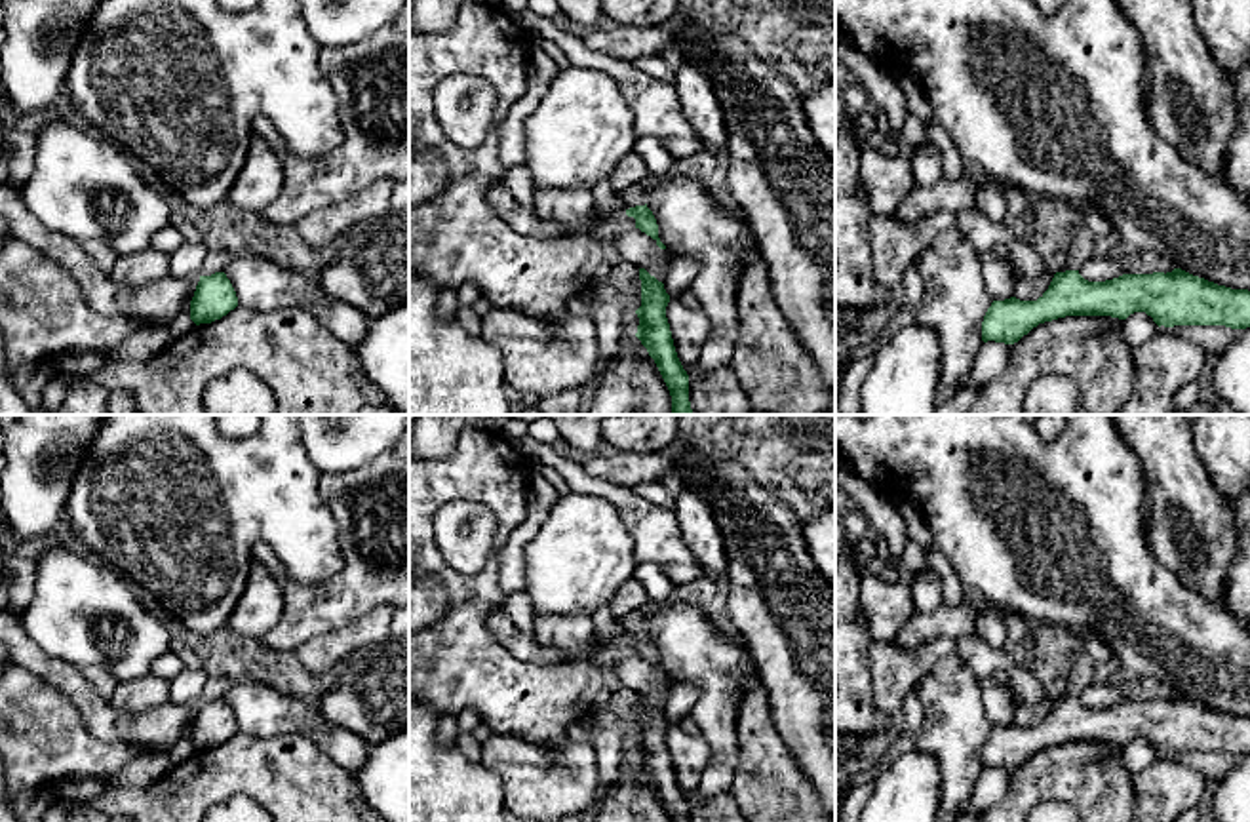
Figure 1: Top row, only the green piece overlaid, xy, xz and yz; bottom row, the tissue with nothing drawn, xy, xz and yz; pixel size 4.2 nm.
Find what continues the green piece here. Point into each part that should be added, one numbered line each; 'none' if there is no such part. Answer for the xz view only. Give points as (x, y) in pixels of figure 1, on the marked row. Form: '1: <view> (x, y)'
1: xz (636, 195)

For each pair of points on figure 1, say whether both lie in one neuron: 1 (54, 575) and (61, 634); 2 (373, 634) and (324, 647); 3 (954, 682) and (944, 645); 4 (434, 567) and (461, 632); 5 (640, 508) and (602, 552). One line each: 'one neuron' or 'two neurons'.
1: one neuron
2: one neuron
3: two neurons
4: one neuron
5: two neurons

